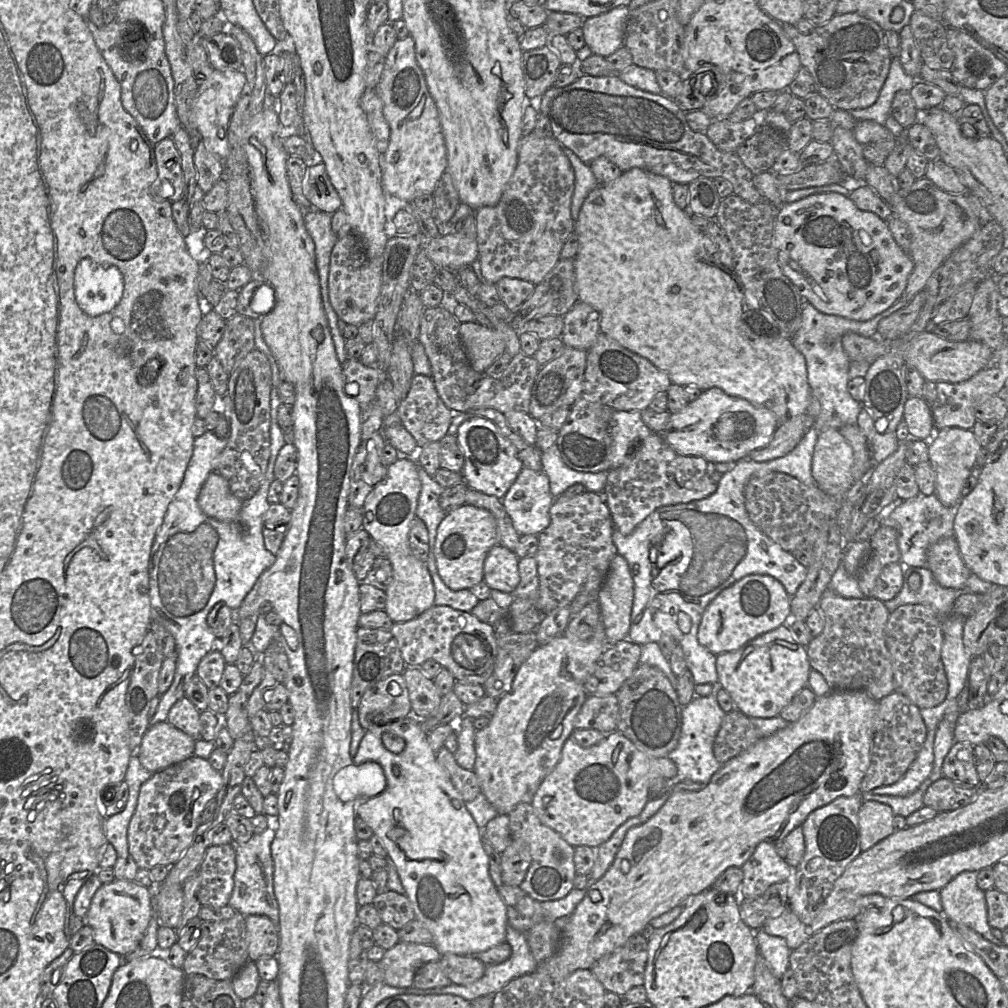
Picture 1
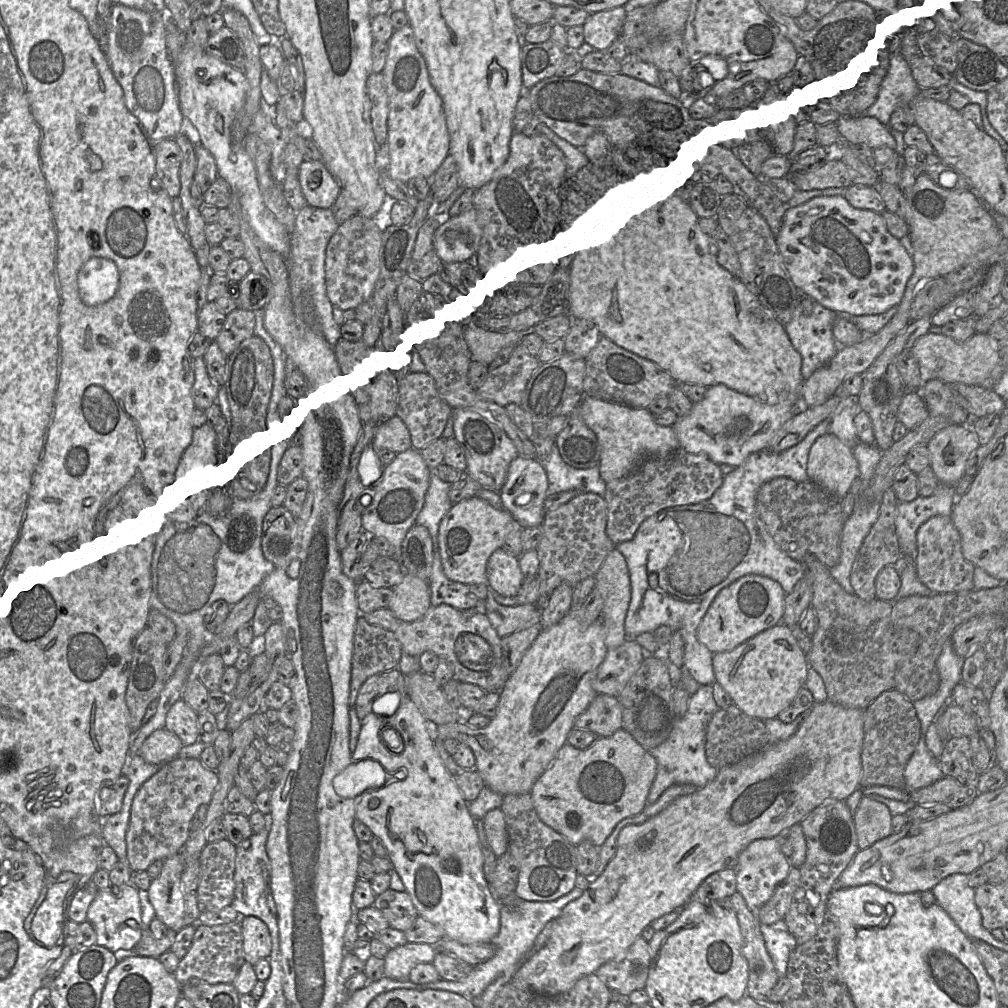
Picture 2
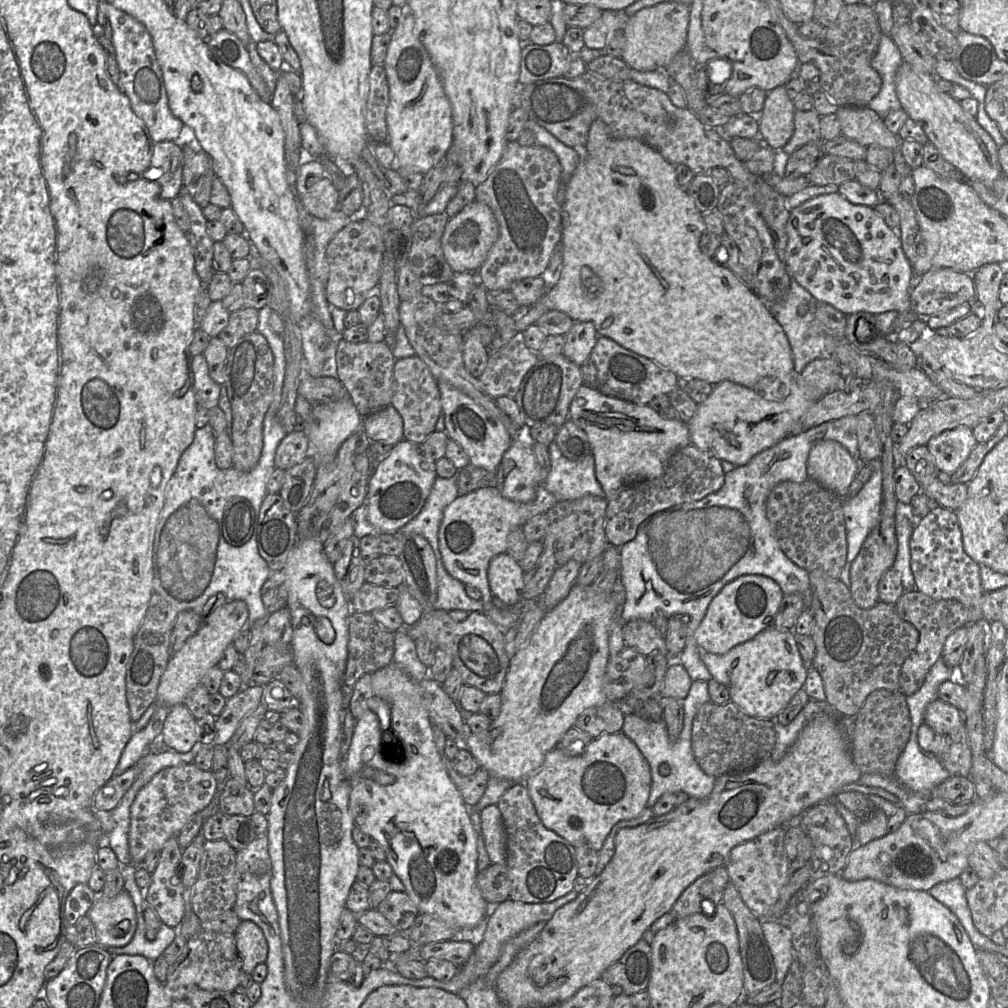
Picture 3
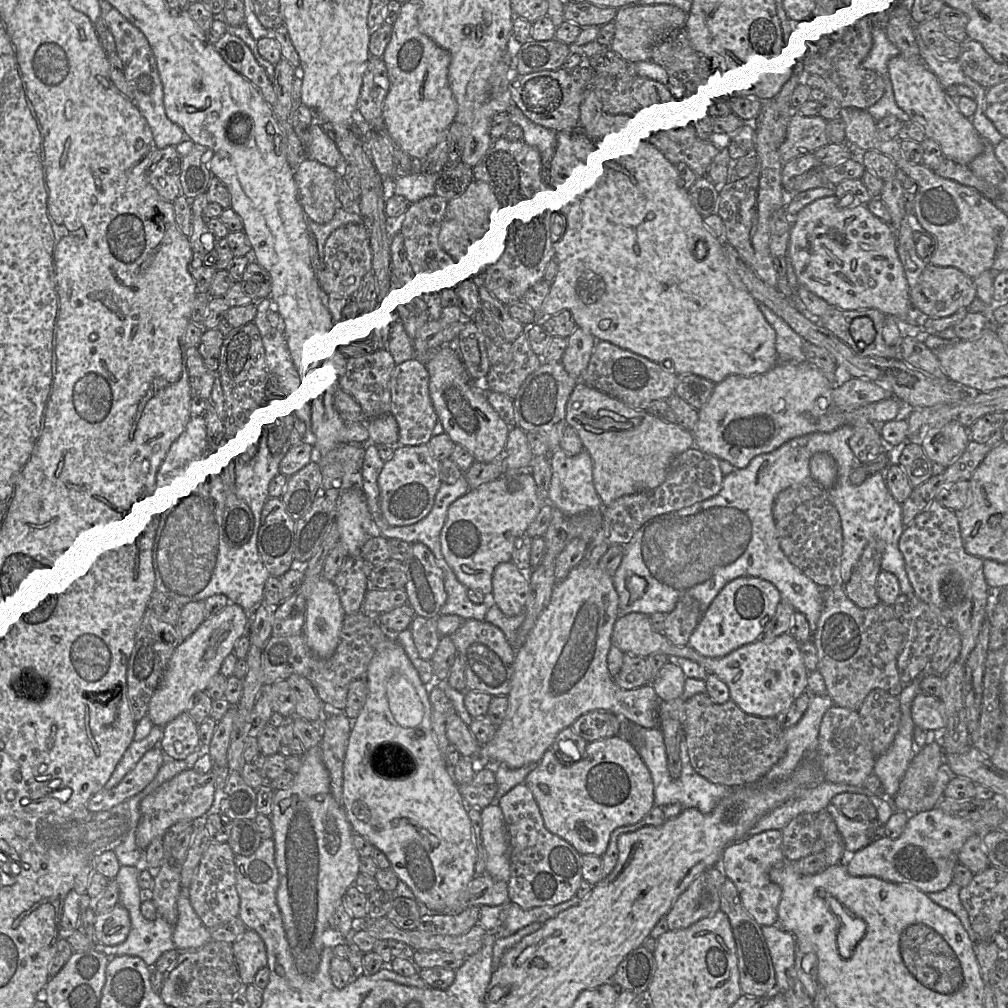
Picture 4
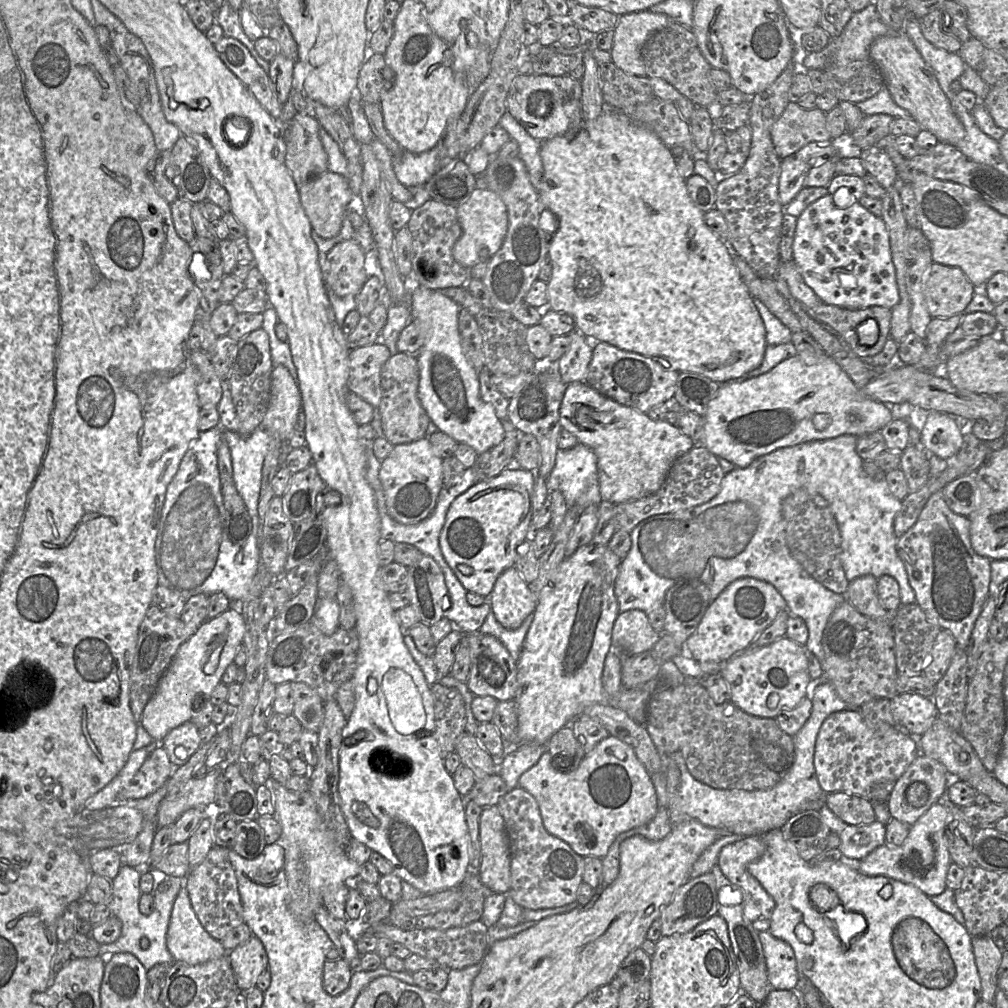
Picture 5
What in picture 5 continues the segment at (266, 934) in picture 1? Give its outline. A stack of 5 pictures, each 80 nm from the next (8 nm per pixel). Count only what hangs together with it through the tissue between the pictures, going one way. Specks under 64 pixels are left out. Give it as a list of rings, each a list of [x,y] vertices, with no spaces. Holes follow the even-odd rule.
[[[252,935],[228,954],[239,990],[248,992],[256,987],[258,978],[268,969],[268,956],[261,940]]]

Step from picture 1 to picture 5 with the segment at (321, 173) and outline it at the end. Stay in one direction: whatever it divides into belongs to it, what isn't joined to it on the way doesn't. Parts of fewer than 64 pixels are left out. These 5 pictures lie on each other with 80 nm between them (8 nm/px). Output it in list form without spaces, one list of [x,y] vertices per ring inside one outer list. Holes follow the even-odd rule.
[[[327,171],[300,186],[299,194],[313,230],[324,239],[335,237],[353,196],[347,179]]]

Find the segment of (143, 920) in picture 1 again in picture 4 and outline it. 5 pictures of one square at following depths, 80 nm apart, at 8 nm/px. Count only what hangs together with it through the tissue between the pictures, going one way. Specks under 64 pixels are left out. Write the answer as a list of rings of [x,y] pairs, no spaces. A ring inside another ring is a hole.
[[[121,904],[112,910],[95,917],[94,931],[96,942],[114,946],[123,943],[130,932],[131,919],[128,910]]]

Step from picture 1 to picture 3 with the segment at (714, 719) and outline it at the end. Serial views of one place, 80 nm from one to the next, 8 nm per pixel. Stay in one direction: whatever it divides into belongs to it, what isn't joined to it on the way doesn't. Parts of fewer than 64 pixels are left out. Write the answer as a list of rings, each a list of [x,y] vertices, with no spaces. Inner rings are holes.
[[[693,681],[687,697],[683,700],[684,722],[683,729],[676,741],[670,741],[664,721],[643,719],[635,714],[624,715],[622,733],[625,734],[639,748],[648,761],[651,770],[651,791],[646,807],[653,807],[660,797],[666,793],[684,792],[690,798],[706,799],[711,794],[716,778],[707,775],[698,765],[691,745],[693,719],[699,707],[710,701],[708,683]],[[661,764],[669,765],[669,775],[663,776],[659,772]]]

